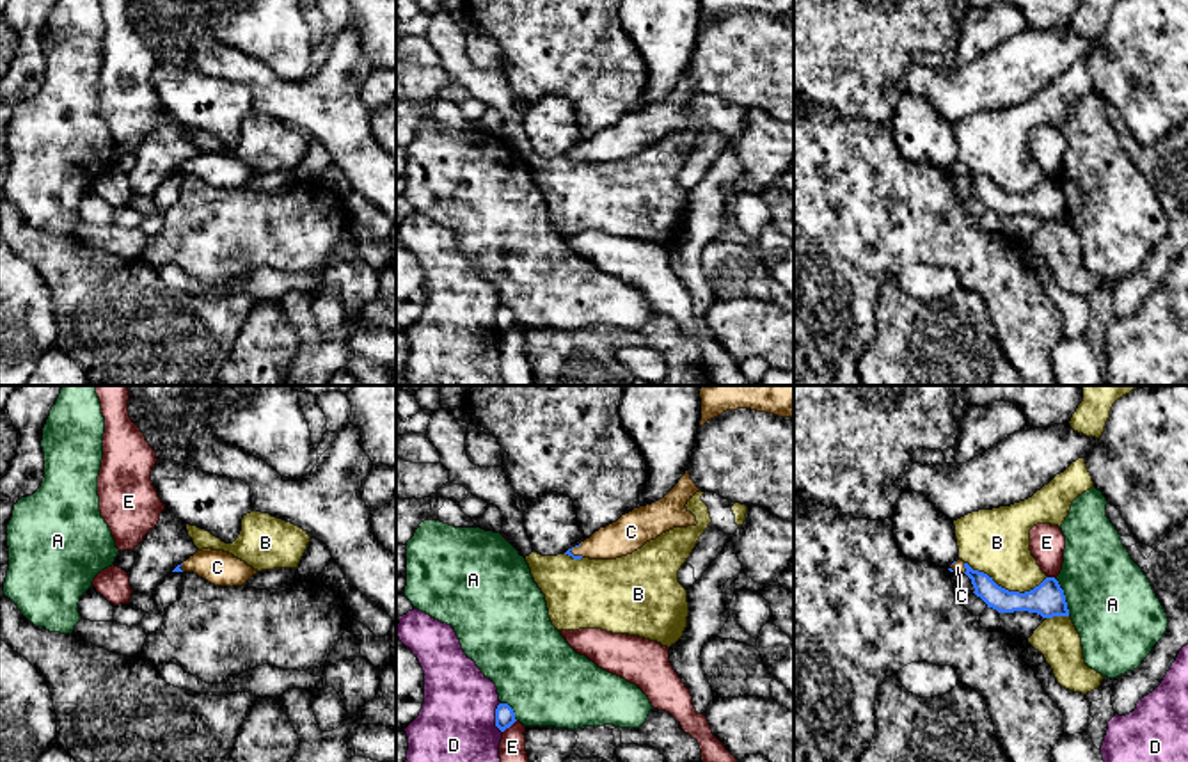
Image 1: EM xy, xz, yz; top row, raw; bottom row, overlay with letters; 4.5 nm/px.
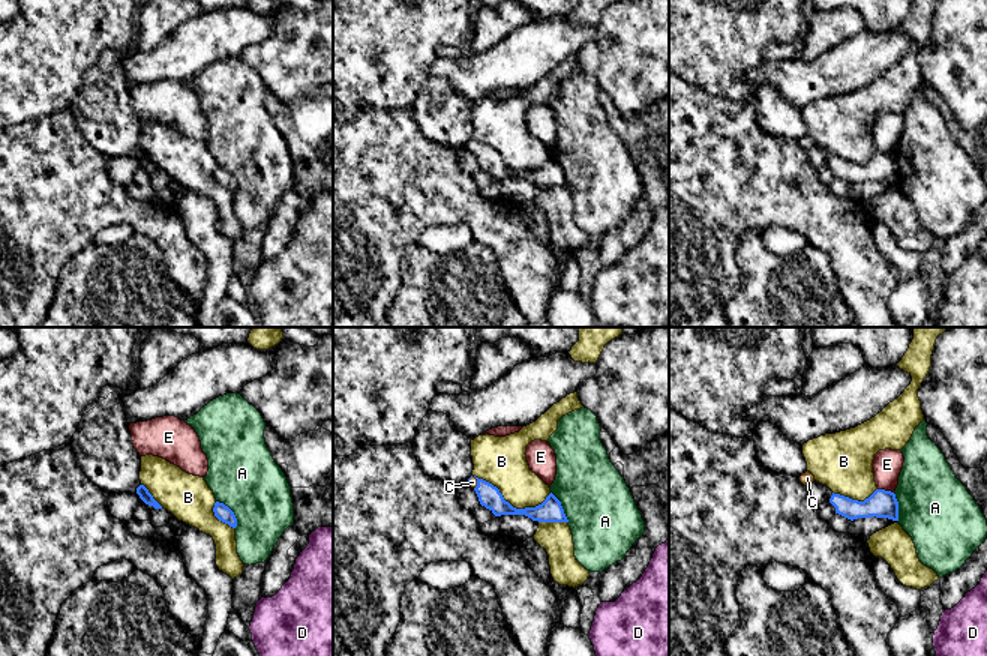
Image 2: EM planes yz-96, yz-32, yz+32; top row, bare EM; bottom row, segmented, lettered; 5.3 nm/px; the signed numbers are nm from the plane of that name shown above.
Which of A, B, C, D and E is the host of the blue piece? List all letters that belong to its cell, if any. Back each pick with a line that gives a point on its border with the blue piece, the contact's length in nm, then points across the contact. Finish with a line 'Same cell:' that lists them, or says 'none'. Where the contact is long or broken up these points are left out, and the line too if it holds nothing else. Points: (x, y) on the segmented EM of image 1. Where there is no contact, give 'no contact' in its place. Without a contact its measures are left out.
C: contact xz (572, 547); length 80 nm; way xz (569, 553), (572, 547), (597, 547), (625, 535)
Same cell: C

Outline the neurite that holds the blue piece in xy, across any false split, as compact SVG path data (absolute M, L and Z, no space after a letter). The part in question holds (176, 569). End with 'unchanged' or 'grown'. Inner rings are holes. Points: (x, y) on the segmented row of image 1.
M202 549L172 572L194 572L215 586L245 586L257 574L245 561L224 551Z; grown

